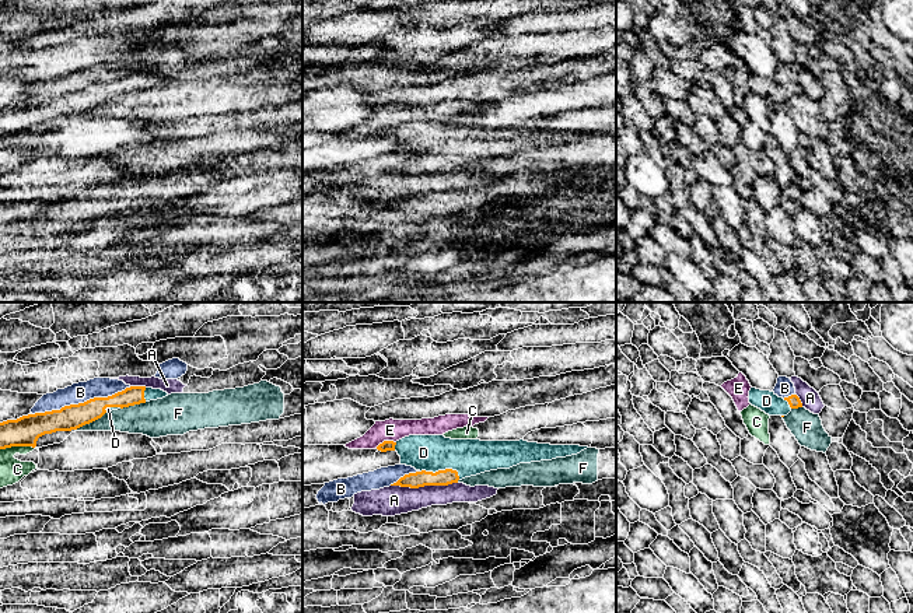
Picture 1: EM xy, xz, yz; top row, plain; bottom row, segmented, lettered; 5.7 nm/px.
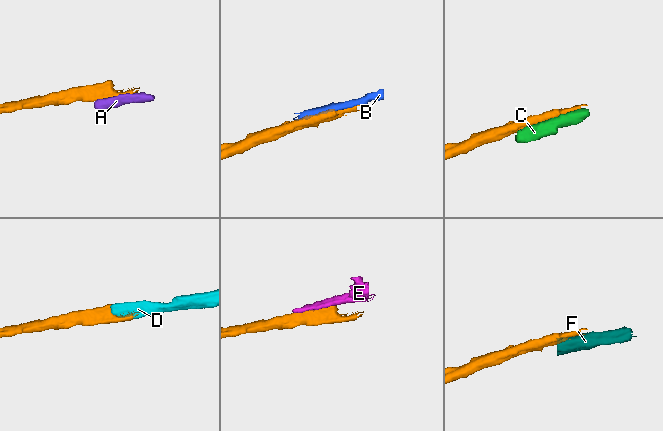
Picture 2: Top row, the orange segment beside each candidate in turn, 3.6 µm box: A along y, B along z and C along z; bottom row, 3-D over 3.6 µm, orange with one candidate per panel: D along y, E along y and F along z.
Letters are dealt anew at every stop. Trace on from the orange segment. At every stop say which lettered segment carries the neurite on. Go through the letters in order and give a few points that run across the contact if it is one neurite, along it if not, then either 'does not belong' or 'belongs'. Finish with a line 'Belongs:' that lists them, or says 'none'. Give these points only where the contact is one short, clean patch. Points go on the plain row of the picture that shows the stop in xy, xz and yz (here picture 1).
A: does not belong
B: does not belong
C: does not belong
D: belongs
E: does not belong
F: xy (105, 98), (76, 116) | does not belong
Belongs: D

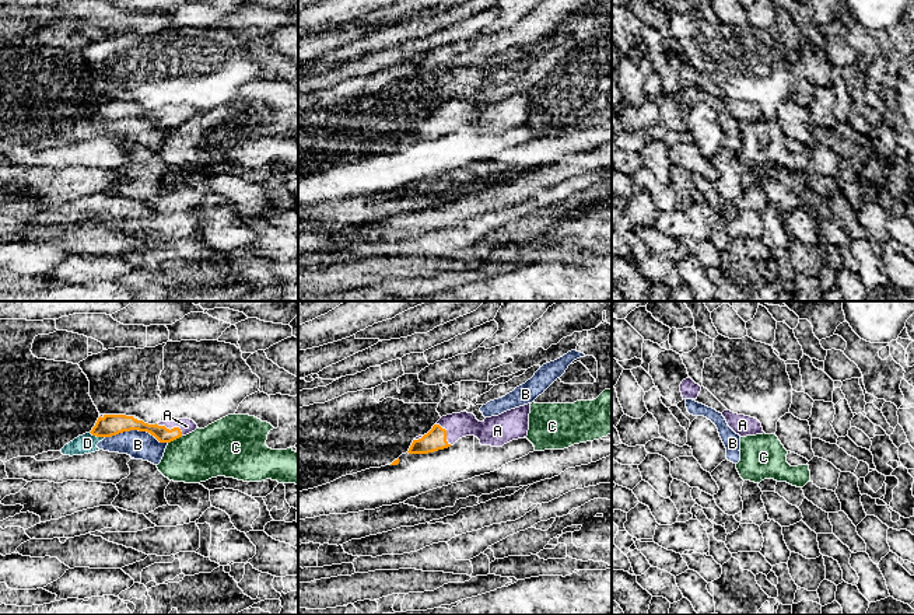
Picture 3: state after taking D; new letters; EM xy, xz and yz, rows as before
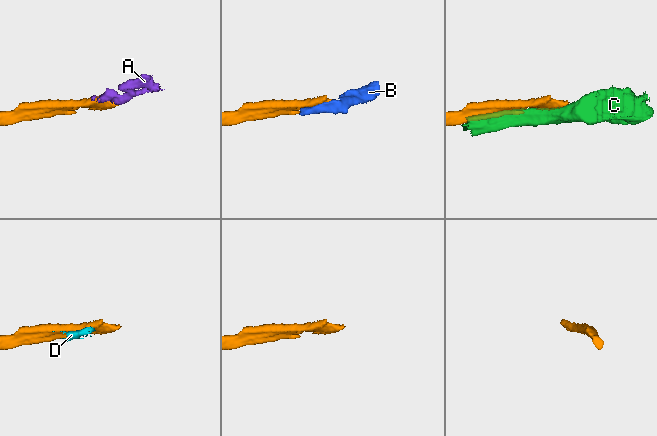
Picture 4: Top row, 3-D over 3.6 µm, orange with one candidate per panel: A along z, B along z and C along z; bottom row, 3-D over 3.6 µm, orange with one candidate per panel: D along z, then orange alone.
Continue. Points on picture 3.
A: belongs
B: does not belong
C: does not belong
D: does not belong
Belongs: A

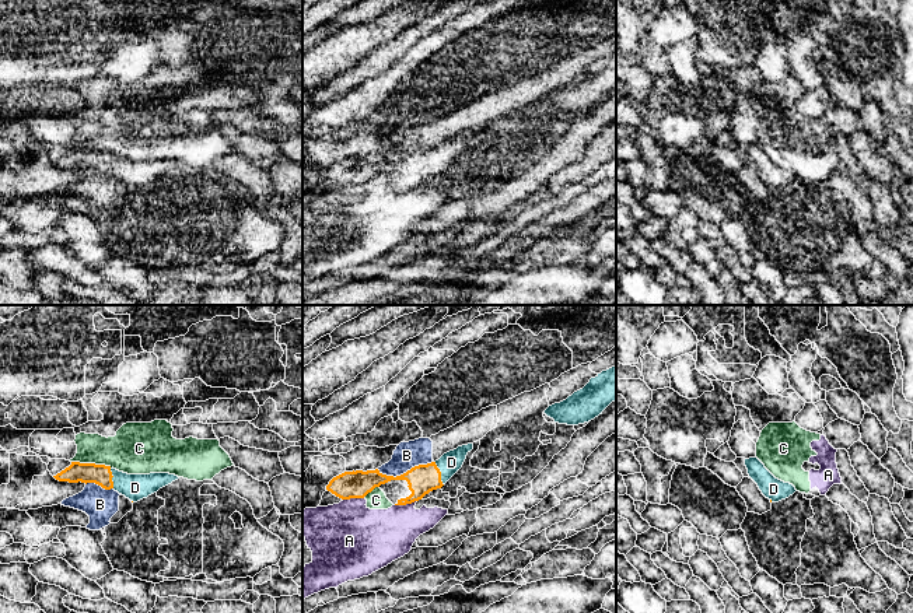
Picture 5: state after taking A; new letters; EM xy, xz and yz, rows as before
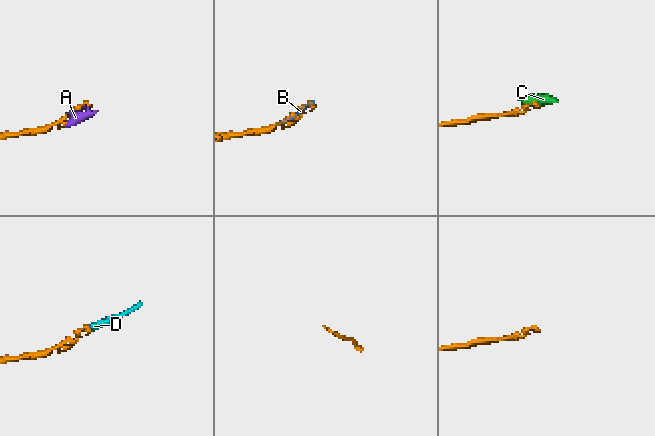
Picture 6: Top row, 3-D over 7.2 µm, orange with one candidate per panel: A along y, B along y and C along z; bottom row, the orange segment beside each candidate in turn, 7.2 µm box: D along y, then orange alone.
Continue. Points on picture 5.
A: does not belong
B: does not belong
C: does not belong
D: xz (422, 165), (440, 160), (451, 149) | belongs
Belongs: D

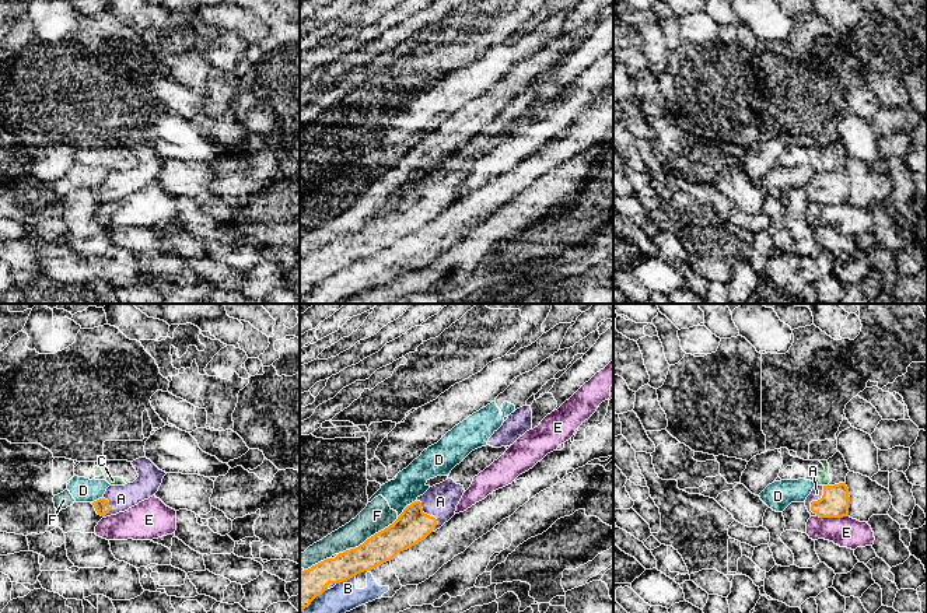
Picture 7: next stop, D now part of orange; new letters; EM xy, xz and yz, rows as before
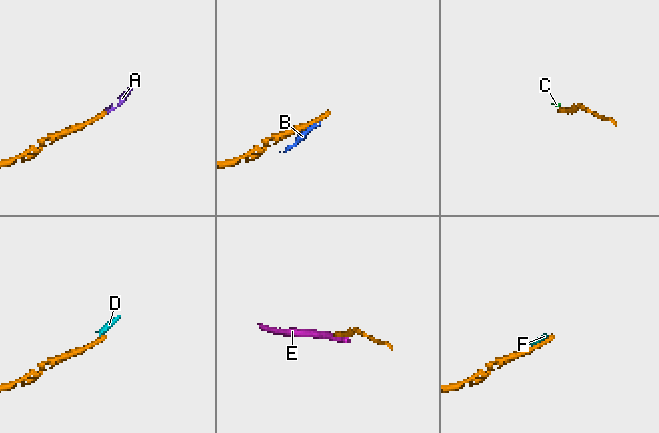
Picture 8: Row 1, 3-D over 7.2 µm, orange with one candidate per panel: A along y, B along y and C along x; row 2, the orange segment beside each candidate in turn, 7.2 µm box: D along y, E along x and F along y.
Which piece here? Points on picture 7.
A: xz (412, 212), (422, 203), (429, 202), (440, 188) | belongs
B: does not belong
C: yz (828, 170), (824, 172) | does not belong
D: xz (415, 186), (398, 203) | does not belong
E: does not belong
F: does not belong
Belongs: A

